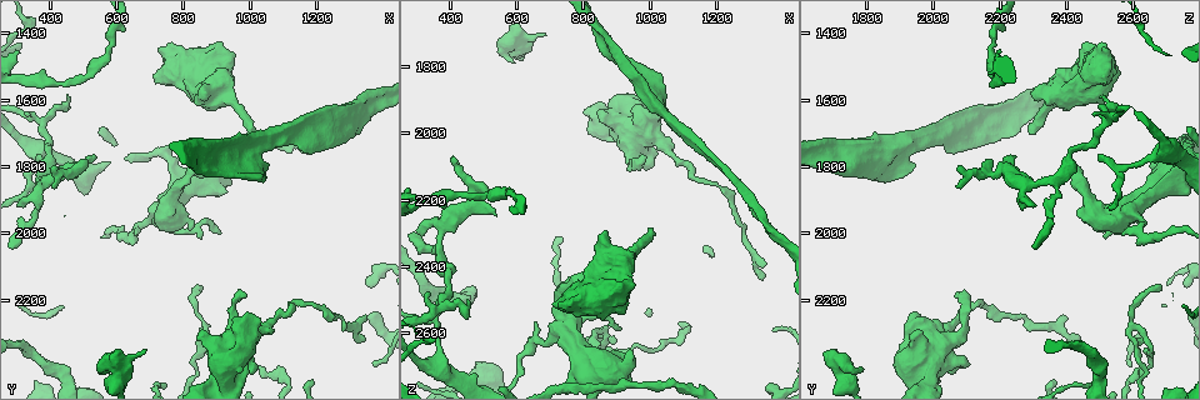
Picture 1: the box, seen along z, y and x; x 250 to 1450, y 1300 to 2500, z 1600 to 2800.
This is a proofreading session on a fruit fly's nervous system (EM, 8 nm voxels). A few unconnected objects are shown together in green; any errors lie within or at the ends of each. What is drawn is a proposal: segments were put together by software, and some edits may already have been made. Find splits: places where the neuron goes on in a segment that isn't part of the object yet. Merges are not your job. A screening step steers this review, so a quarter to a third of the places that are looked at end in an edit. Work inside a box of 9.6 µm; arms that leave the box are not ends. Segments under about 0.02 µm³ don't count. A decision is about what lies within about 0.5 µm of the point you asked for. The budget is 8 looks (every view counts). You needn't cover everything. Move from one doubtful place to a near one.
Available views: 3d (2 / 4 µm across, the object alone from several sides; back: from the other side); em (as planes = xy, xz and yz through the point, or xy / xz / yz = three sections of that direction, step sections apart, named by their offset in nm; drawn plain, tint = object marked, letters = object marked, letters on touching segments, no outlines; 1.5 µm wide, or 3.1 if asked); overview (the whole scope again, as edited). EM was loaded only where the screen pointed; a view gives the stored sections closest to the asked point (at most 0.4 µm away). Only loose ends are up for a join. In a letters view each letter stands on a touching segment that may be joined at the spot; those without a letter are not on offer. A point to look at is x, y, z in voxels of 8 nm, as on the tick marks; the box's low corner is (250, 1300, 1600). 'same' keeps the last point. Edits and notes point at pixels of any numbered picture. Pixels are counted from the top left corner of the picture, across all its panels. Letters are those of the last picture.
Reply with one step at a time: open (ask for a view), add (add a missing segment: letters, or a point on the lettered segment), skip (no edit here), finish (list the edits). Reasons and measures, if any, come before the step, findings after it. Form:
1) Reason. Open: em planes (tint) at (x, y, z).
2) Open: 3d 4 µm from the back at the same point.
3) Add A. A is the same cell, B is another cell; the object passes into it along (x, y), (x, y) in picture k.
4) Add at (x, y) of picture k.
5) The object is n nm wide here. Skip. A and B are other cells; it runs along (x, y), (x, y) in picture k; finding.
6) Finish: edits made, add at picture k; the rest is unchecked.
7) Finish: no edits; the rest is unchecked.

Thin end. Open: em planes (letters) at (850, 1720, 1700).

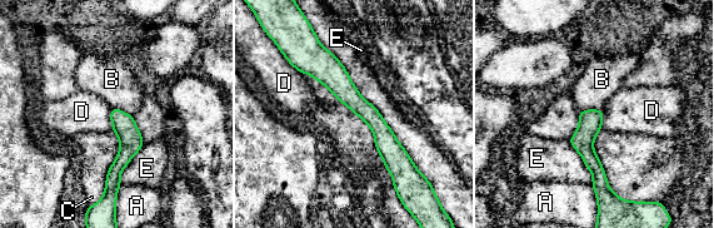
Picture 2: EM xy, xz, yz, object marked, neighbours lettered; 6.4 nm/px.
The object is 120 nm wide here. Skip. A, B, C, D and E are other cells; it runs along (309, 60), (377, 123), (399, 173) in picture 2; none of them fits.

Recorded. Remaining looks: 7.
An open end. Open: 3d 4 µm at (990, 1700, 2290).

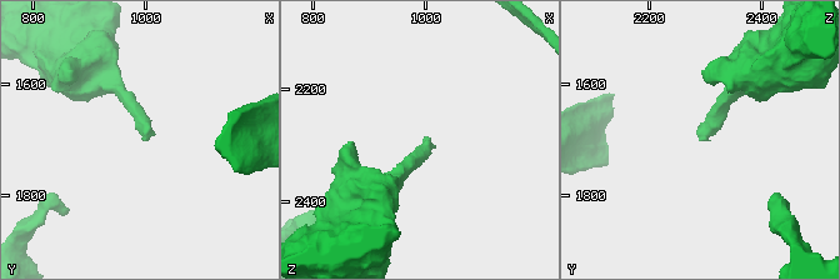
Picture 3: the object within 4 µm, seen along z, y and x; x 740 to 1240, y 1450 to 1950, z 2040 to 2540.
Open: em 3.1 µm xz step 16 (tint) at (1000, 1705, 2290).

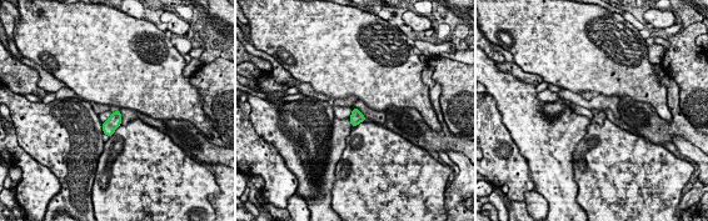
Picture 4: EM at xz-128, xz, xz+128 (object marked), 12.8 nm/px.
Open: em 3.1 µm planes (letters) at the same point.

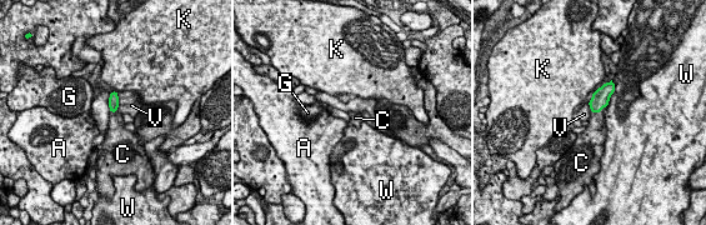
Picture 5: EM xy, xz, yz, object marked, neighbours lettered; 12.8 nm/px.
The object is 130 nm wide here. Add C. C is the same cell, A, G, K, V and W are other cells; it goes on there.

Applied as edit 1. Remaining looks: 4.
An open end. Open: em planes (plain) at (330, 1640, 2480).

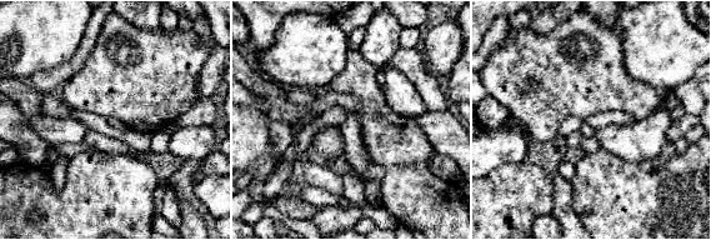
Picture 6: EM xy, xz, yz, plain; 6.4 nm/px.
See the neighbours. Open: em planes (letters) at the same point.

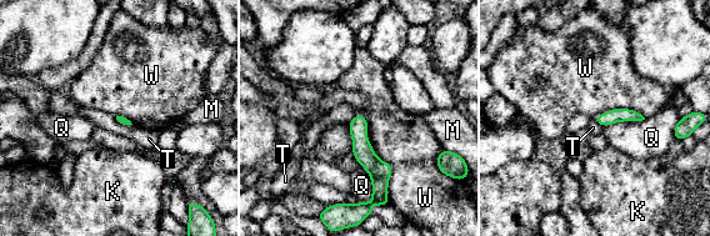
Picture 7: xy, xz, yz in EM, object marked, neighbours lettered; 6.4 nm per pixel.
Skip. K, M, Q, T and W are other cells; none of them fits.

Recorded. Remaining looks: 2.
Thick end. Open: em planes (letters) at (550, 2390, 1720).

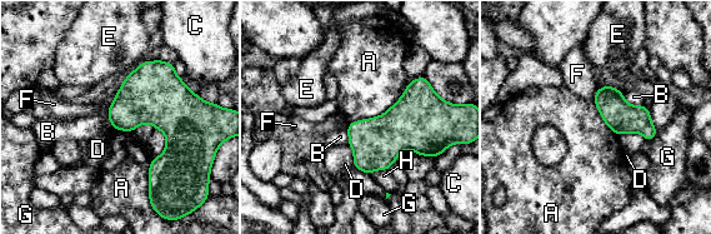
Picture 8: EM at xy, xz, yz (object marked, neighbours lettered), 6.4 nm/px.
The object is 200 nm wide here. Skip. A, B, C, D, E, F, G and H are other cells; a border runs along (600, 86), (592, 100) in picture 8; none of them fits.

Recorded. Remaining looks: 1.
Finish: edits made, add at picture 5; the rest is unchecked.

